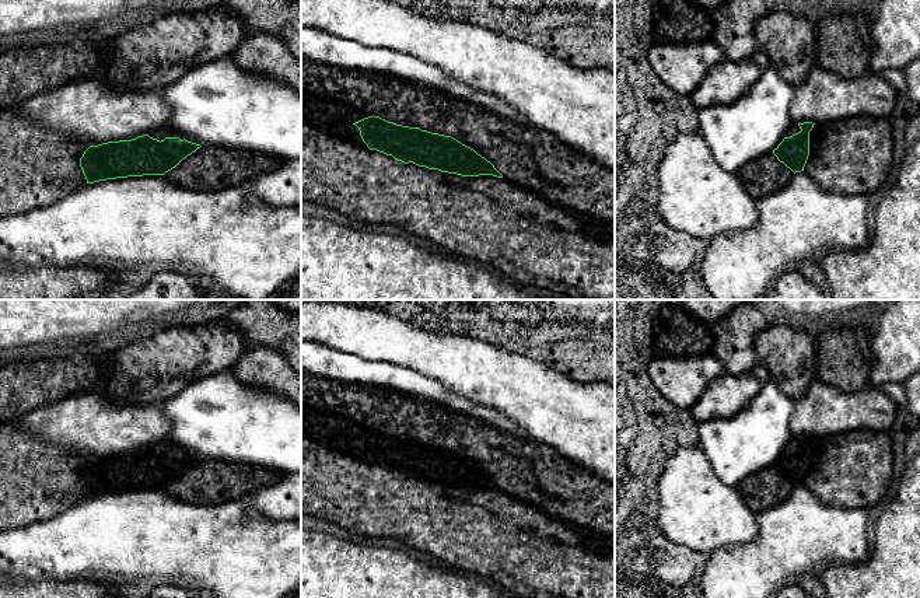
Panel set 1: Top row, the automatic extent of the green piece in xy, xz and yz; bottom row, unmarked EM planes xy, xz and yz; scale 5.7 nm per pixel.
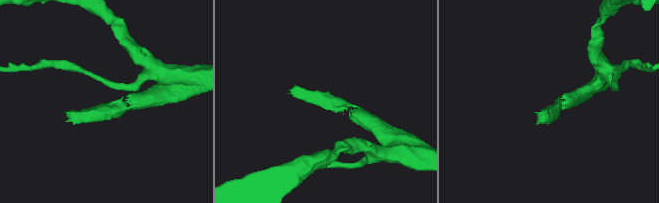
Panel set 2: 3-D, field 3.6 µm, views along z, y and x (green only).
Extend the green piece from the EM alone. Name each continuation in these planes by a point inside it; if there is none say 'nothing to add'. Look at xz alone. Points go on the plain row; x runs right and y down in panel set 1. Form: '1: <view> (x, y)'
nothing to add

